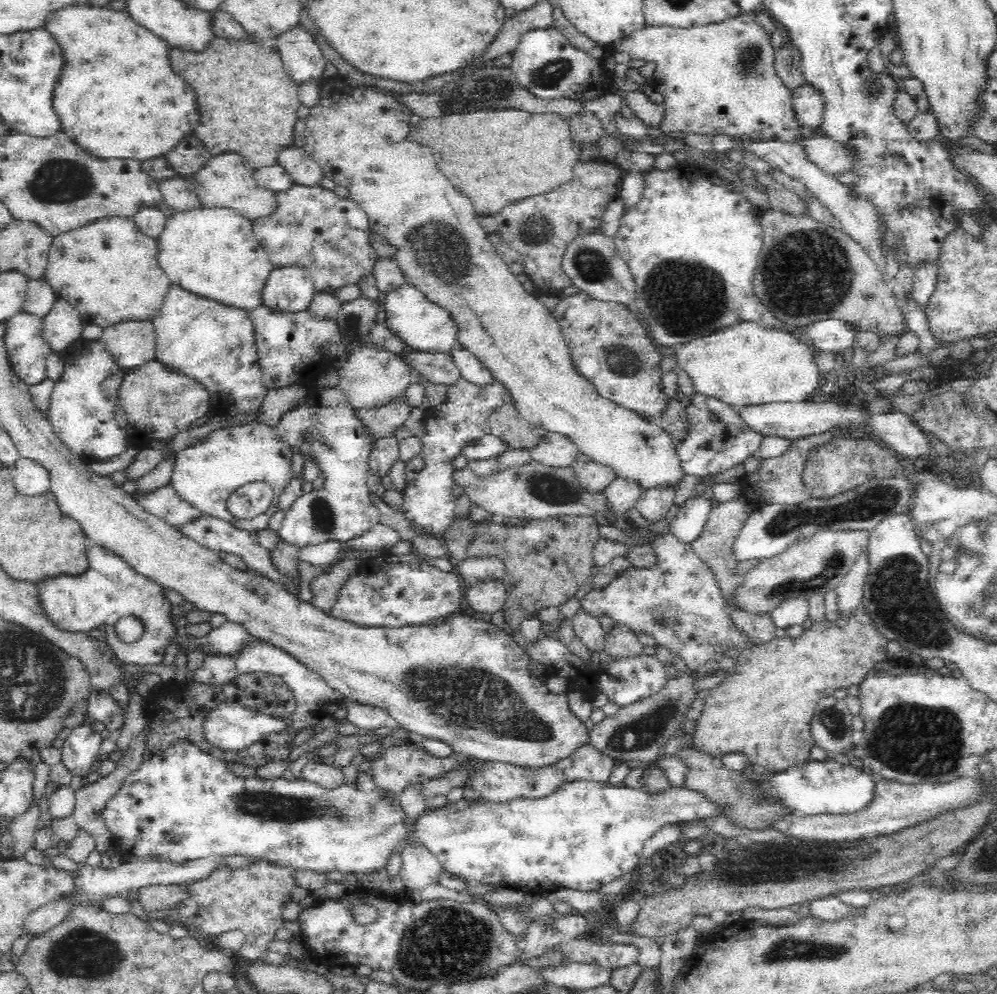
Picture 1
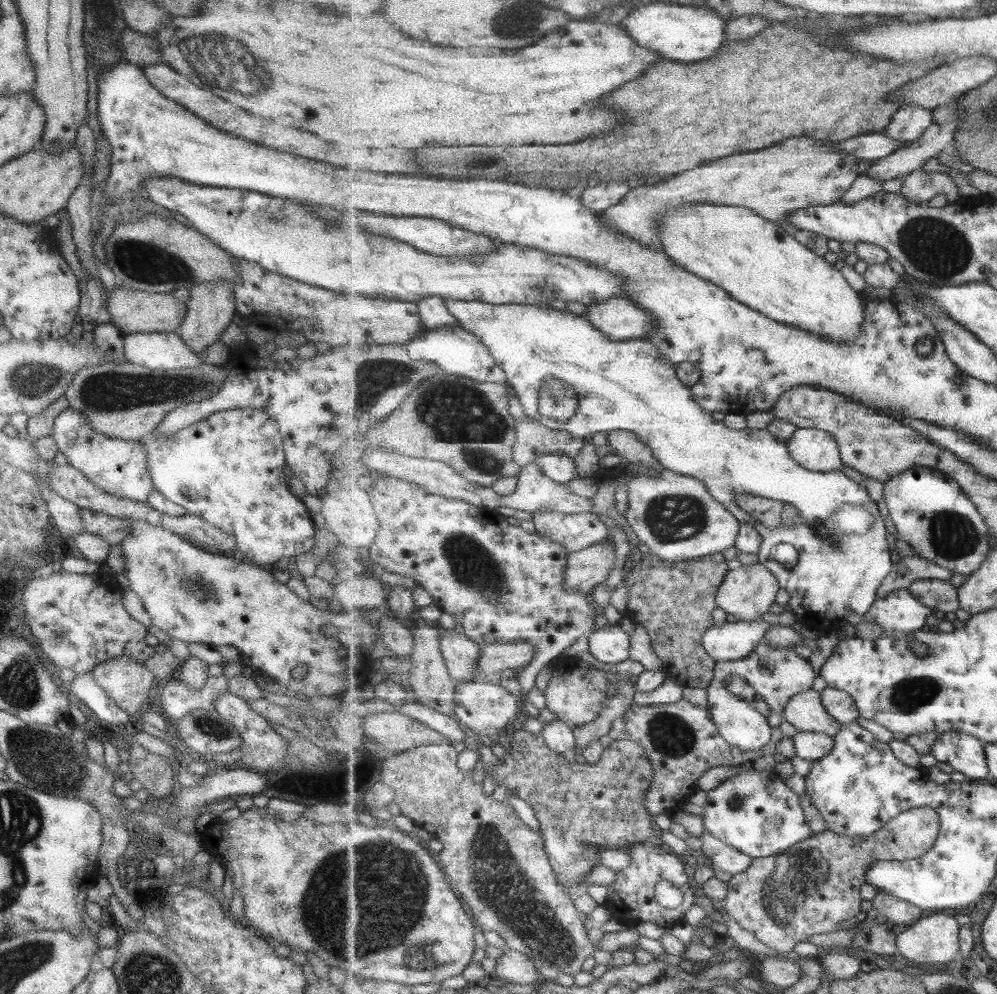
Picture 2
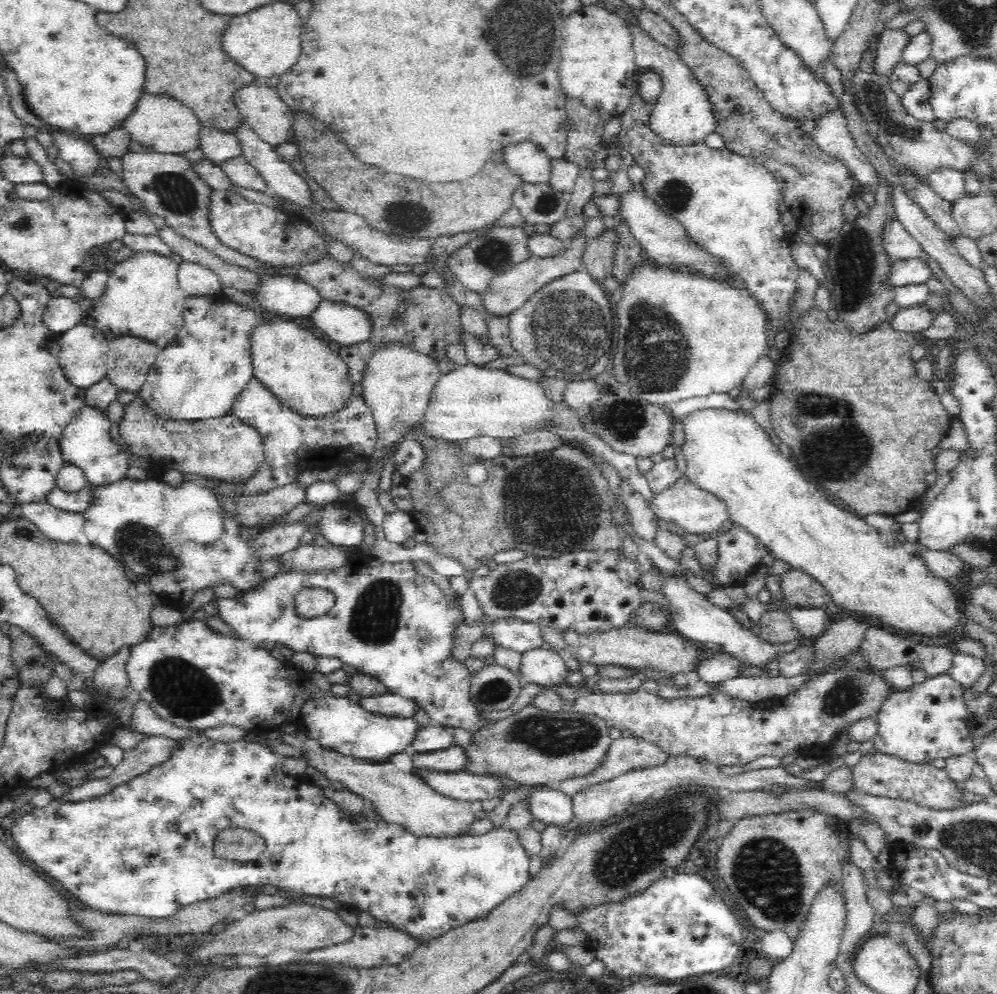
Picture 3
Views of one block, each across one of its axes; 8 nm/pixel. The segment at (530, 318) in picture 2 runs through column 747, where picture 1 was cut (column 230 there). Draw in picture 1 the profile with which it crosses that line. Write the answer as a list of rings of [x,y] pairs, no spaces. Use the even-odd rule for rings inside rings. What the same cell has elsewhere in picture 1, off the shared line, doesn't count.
[[[256,421],[254,424],[224,427],[210,432],[198,443],[175,454],[170,485],[190,506],[230,522],[252,535],[267,528],[268,522],[261,519],[250,524],[246,519],[238,520],[227,509],[228,497],[246,482],[267,482],[272,485],[274,494],[274,504],[270,504],[268,510],[278,510],[278,498],[292,478],[292,457],[292,447],[287,442],[282,442],[270,425]]]

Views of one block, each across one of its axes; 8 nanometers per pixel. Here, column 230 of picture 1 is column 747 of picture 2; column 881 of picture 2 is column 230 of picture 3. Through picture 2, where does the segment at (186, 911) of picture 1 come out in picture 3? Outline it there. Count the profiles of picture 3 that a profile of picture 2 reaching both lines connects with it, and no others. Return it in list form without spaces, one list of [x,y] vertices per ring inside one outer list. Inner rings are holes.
[[[224,829],[214,841],[215,855],[218,858],[252,862],[258,860],[265,850],[264,839],[246,829]]]

